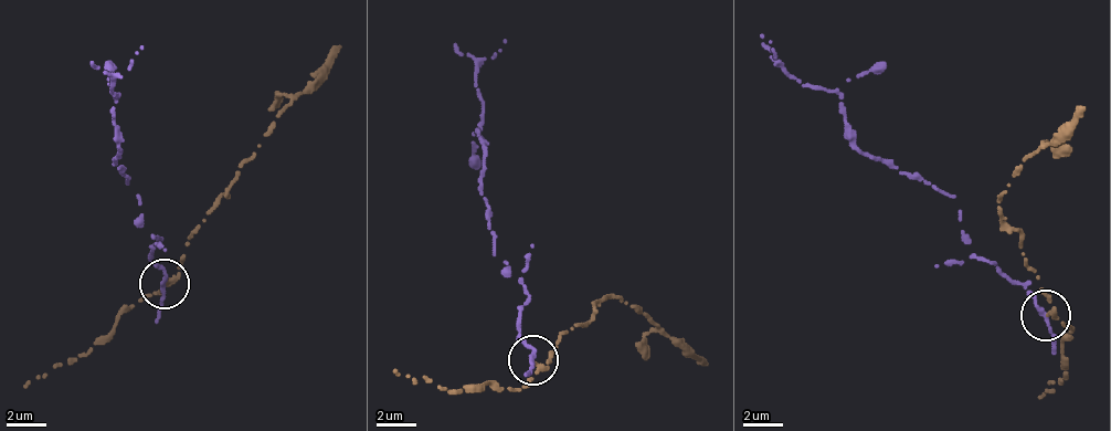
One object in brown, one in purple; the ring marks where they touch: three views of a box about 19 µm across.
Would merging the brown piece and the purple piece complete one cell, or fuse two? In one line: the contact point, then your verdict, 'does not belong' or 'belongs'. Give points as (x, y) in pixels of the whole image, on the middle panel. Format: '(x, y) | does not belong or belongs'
(532, 360) | does not belong

